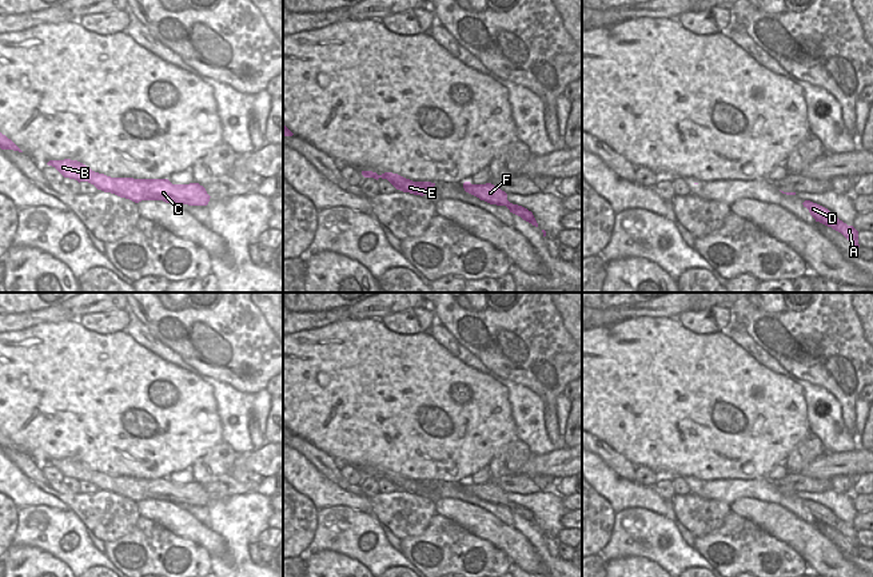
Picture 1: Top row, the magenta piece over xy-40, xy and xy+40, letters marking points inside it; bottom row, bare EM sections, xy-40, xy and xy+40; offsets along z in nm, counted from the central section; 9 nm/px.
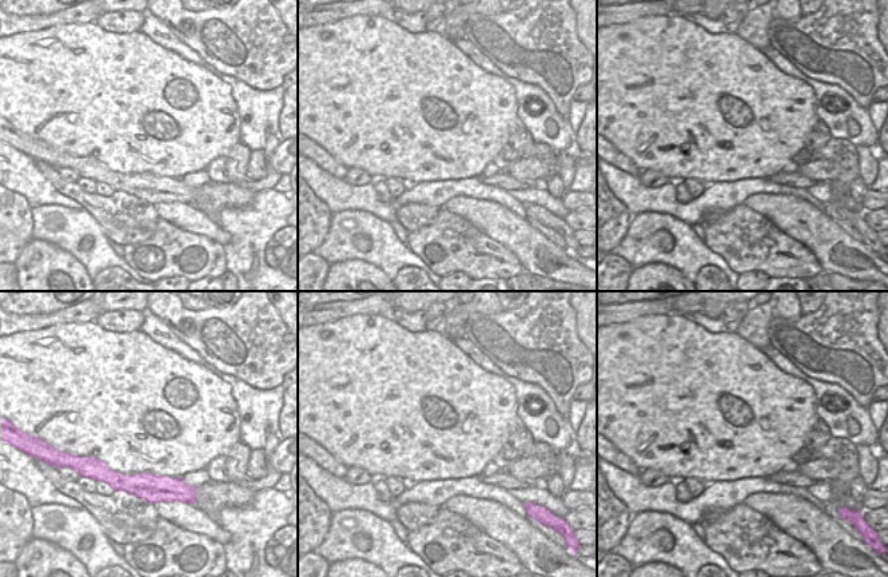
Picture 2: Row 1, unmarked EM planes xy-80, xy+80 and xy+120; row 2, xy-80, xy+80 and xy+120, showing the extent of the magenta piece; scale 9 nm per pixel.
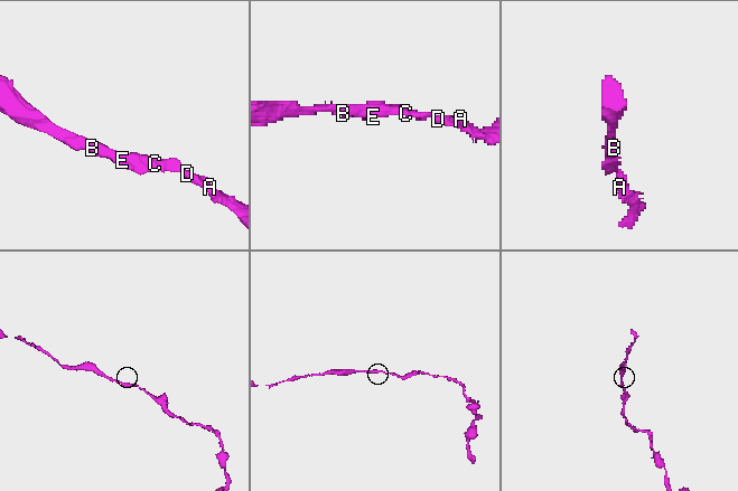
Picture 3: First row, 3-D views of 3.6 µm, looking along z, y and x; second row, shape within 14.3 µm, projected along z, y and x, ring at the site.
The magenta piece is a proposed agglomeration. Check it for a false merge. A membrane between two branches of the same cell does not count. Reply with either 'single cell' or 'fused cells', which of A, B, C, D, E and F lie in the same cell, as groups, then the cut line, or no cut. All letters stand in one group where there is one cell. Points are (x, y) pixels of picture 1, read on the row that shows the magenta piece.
single cell | A B C D E F | no cut

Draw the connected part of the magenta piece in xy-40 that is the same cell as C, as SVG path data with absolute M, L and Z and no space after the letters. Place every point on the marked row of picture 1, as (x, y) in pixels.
M71 159L49 160L47 164L55 167L64 178L75 179L79 183L88 182L97 190L135 203L163 200L174 204L207 206L211 198L199 183L172 184L168 179L111 178Z

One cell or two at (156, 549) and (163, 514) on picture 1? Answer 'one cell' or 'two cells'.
two cells

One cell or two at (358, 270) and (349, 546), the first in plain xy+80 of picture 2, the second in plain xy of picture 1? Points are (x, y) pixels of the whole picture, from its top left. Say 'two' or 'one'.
two

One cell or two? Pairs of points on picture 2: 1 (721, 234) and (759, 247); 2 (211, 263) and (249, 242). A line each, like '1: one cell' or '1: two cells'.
1: one cell
2: two cells

